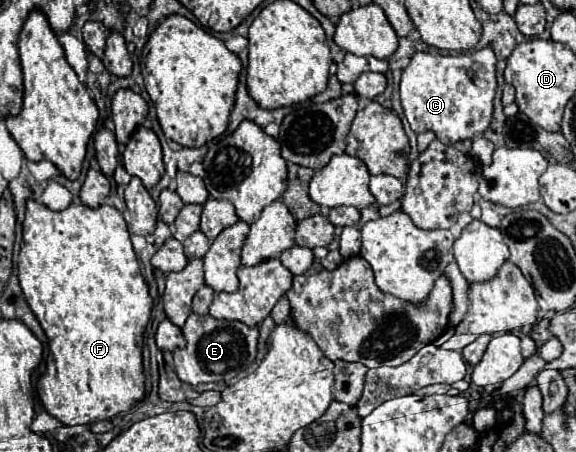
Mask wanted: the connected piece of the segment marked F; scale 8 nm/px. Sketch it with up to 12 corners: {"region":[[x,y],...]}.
{"region":[[29,198],[17,260],[65,426],[145,394],[123,214]]}

